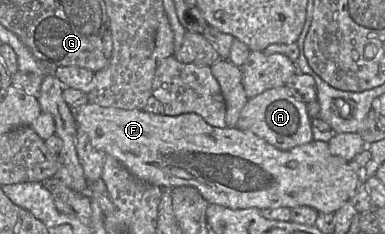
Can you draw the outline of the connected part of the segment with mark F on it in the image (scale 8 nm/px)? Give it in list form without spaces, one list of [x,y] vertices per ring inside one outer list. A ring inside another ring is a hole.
[[[89,102],[73,110],[77,126],[87,133],[91,145],[96,150],[116,158],[138,179],[163,189],[192,186],[208,203],[230,209],[265,210],[279,207],[292,209],[308,206],[319,213],[335,213],[344,203],[350,201],[358,185],[364,180],[363,172],[356,171],[350,165],[350,161],[333,155],[329,144],[323,141],[313,140],[308,144],[283,151],[250,131],[236,127],[213,127],[195,113],[167,116],[144,110],[106,108]]]

